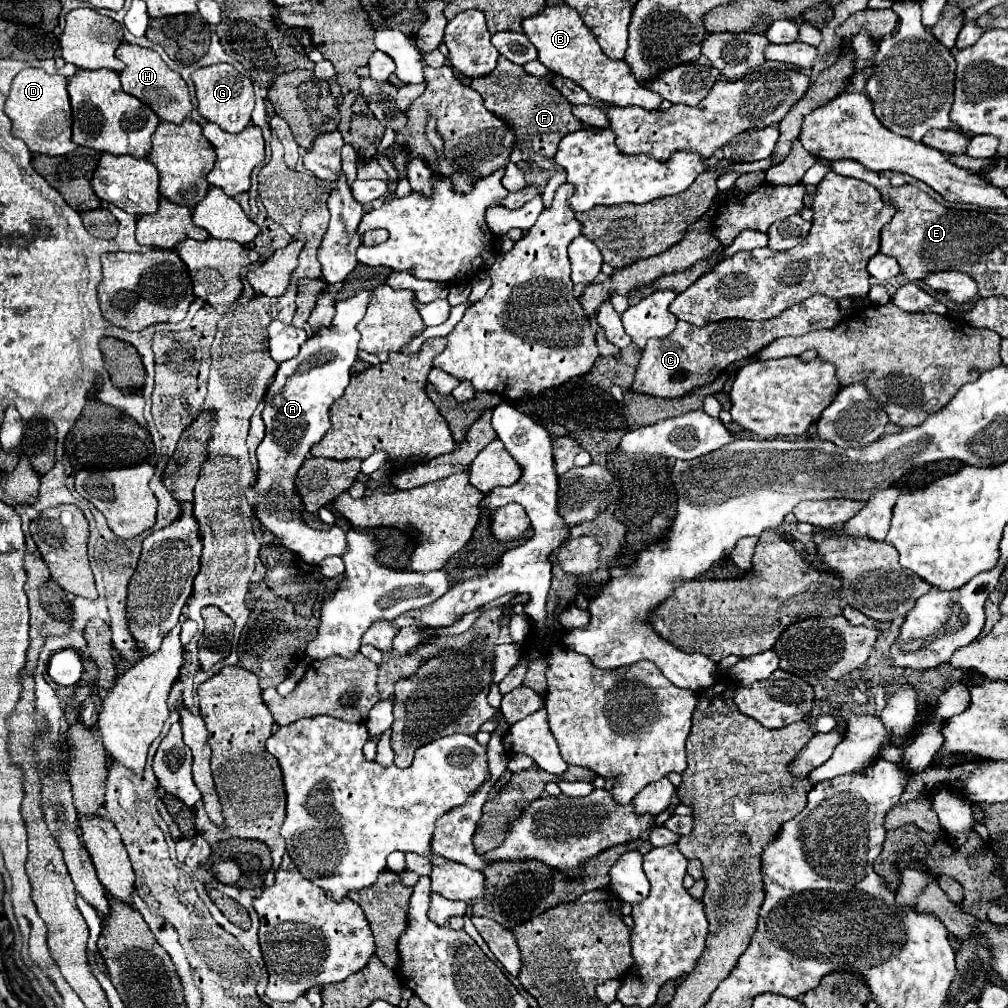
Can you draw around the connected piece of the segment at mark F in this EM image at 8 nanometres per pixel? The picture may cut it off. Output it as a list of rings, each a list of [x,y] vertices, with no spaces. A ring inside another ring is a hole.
[[[506,57],[498,59],[498,65],[490,75],[472,79],[470,87],[482,95],[488,111],[498,117],[506,117],[514,125],[514,135],[518,141],[530,141],[532,149],[540,155],[554,157],[560,139],[582,129],[582,123],[570,111],[572,105],[552,87],[548,79],[528,75],[524,67],[510,63]]]

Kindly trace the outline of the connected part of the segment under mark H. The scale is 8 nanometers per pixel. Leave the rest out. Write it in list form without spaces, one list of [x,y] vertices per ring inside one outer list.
[[[120,43],[120,47],[116,49],[116,57],[126,63],[126,69],[120,73],[122,89],[126,93],[130,93],[136,99],[140,99],[142,103],[150,105],[150,109],[162,121],[182,123],[188,117],[188,113],[192,111],[188,87],[182,81],[182,77],[176,71],[172,71],[154,49],[144,49],[140,45],[130,45],[130,43]]]

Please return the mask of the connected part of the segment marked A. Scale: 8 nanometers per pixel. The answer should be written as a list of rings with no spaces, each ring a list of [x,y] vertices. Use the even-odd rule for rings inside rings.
[[[364,289],[350,299],[336,303],[332,323],[328,327],[318,327],[318,331],[306,339],[304,347],[300,347],[300,355],[296,359],[278,365],[278,371],[264,395],[262,419],[266,423],[266,437],[256,449],[260,471],[258,481],[248,489],[248,503],[262,525],[274,535],[284,537],[284,545],[296,551],[302,561],[310,565],[318,565],[328,555],[342,555],[346,551],[346,535],[335,524],[327,531],[319,531],[310,529],[302,521],[302,501],[296,495],[294,479],[300,465],[310,455],[310,447],[330,429],[330,405],[342,397],[348,387],[350,367],[358,359],[360,333],[356,331],[356,325],[364,317],[370,301],[372,291]]]

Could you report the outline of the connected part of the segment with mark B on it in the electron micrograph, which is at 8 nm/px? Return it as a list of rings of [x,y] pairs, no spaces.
[[[552,5],[544,11],[522,21],[524,33],[530,37],[534,47],[538,49],[538,61],[544,63],[552,73],[568,77],[584,87],[594,99],[606,101],[610,105],[628,107],[638,105],[642,109],[658,109],[662,97],[642,85],[632,75],[632,69],[624,61],[614,61],[604,55],[600,49],[592,29],[584,25],[578,11],[570,5]]]

